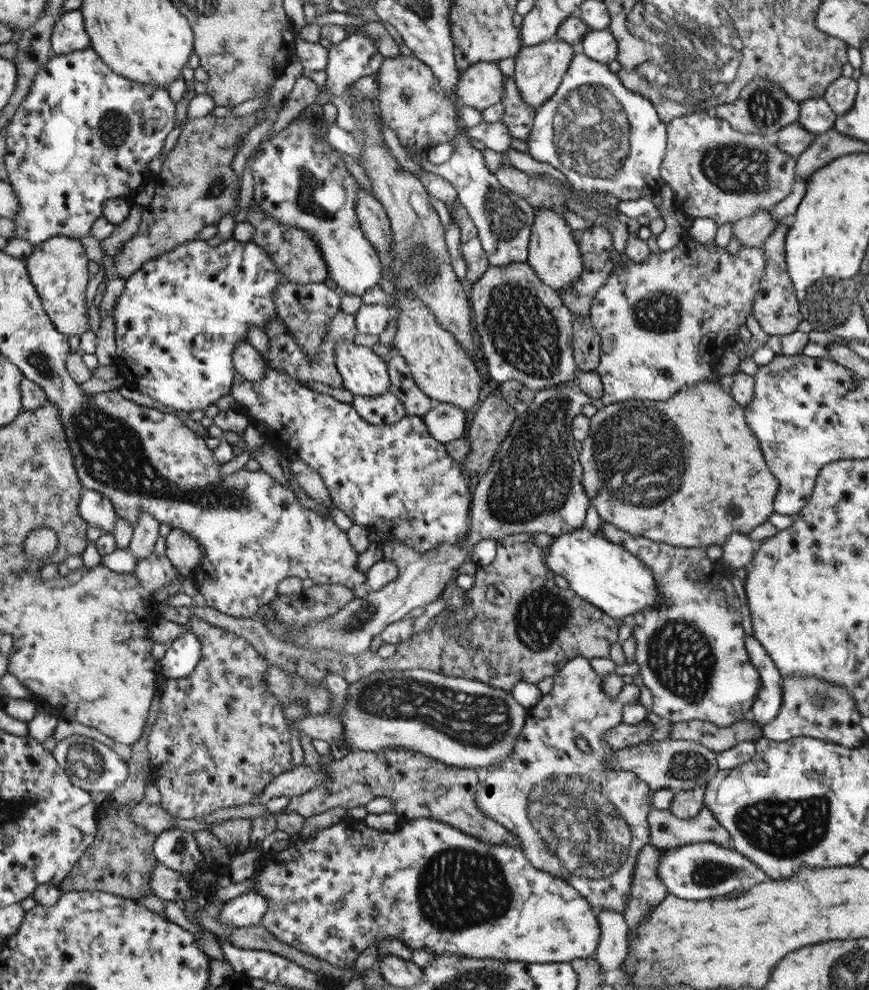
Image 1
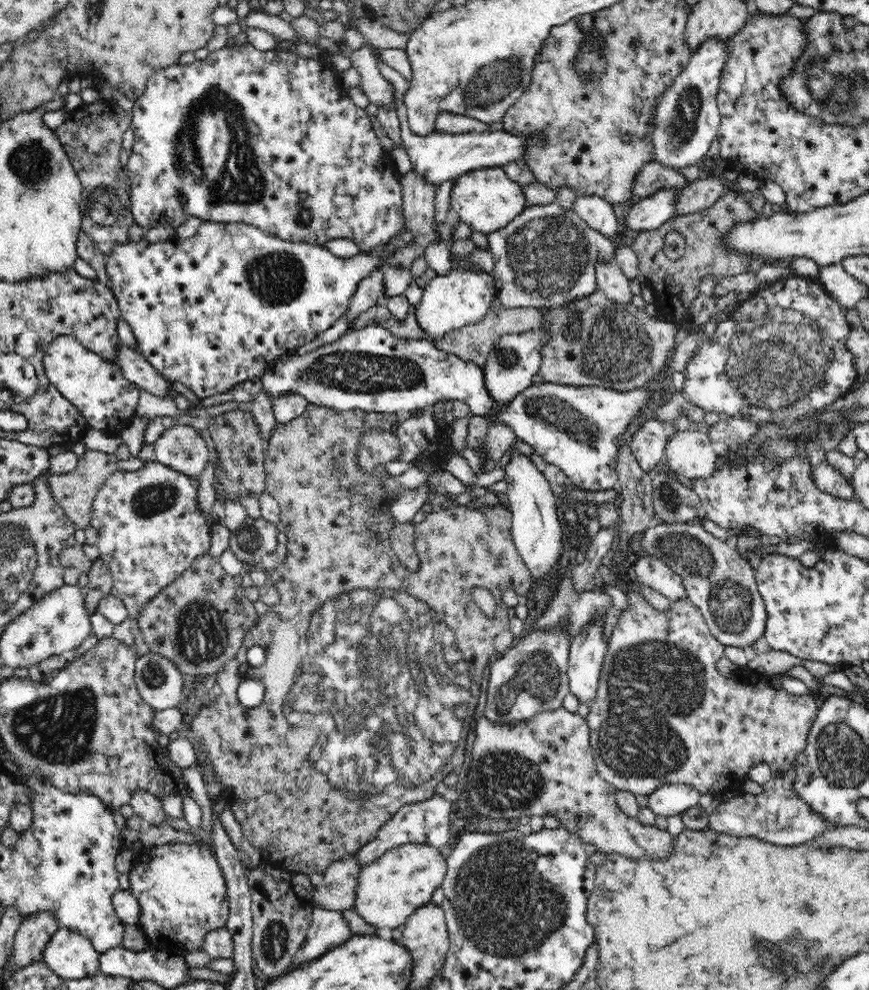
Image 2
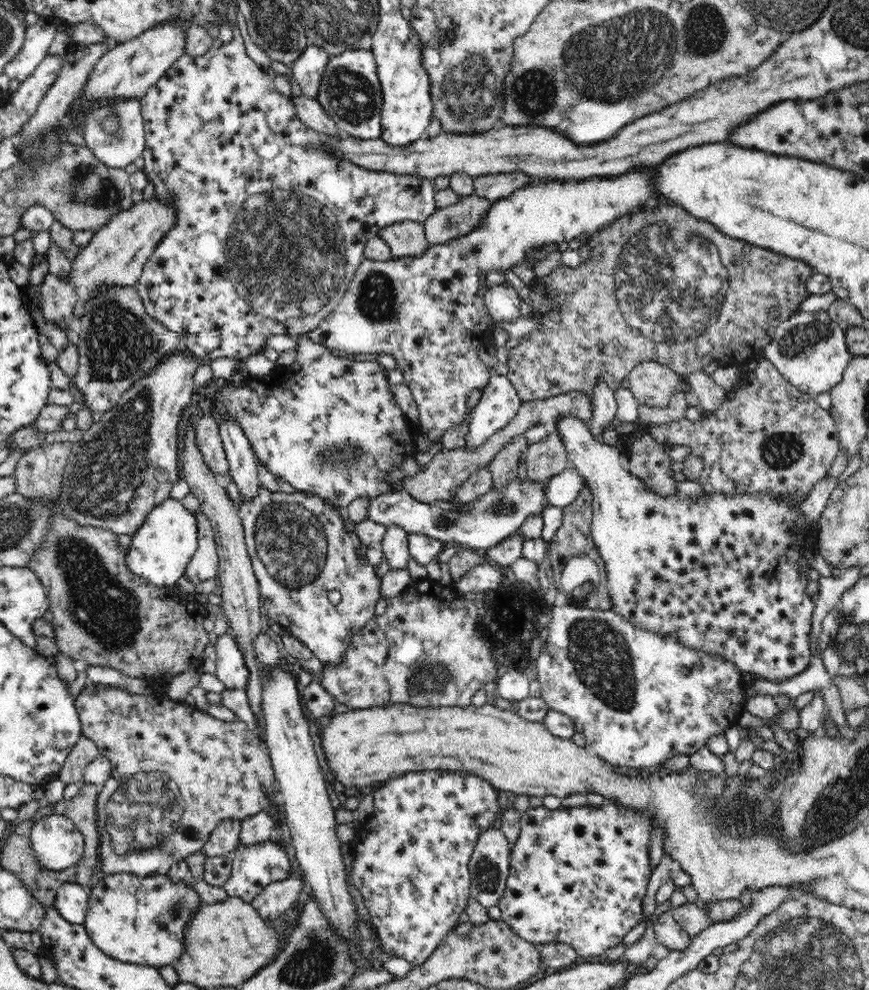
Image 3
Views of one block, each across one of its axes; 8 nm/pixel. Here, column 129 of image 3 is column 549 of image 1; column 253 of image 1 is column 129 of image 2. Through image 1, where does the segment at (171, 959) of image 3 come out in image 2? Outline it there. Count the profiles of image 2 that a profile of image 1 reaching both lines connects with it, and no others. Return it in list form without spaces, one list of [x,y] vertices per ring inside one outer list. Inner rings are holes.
[[[207,843],[145,847],[140,856],[134,858],[129,882],[129,892],[140,903],[140,920],[137,926],[145,933],[152,949],[165,949],[183,956],[192,950],[202,950],[202,943],[208,932],[227,926],[229,902],[226,880],[212,847]]]

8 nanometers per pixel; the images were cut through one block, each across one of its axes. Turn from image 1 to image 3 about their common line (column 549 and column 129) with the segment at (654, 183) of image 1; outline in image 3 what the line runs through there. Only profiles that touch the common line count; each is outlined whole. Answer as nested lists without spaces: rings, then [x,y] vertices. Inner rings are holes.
[[[130,98],[130,100],[104,102],[92,110],[83,110],[82,108],[72,118],[78,125],[78,131],[84,133],[86,147],[92,149],[94,156],[102,164],[110,168],[124,169],[128,164],[132,164],[136,158],[143,156],[146,133],[144,133],[139,100],[140,98]]]

